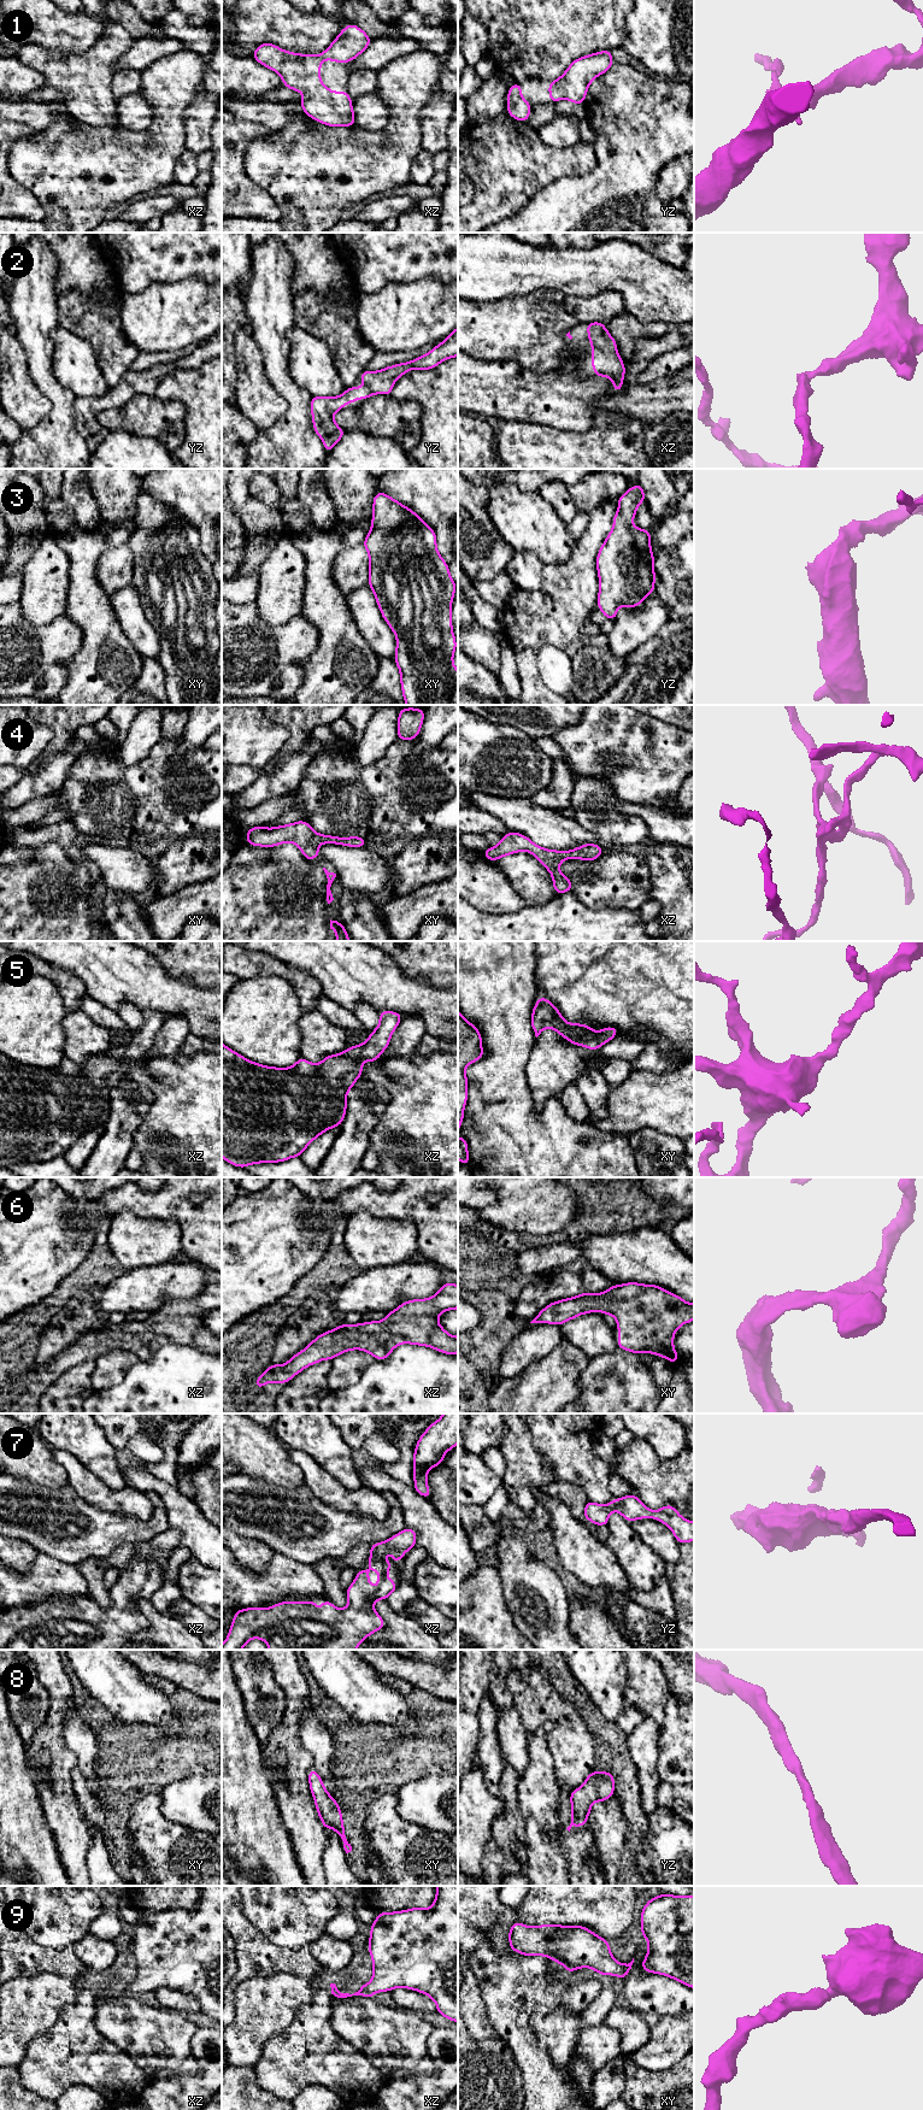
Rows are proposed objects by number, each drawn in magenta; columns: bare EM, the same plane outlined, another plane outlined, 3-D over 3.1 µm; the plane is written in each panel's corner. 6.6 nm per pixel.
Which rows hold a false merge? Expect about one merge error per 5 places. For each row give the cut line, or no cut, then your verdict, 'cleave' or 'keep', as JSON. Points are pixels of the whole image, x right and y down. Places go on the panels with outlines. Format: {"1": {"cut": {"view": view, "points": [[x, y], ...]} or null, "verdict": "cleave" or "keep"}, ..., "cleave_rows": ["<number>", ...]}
{"1": {"cut": null, "verdict": "keep"}, "2": {"cut": null, "verdict": "keep"}, "3": {"cut": null, "verdict": "keep"}, "4": {"cut": null, "verdict": "keep"}, "5": {"cut": null, "verdict": "keep"}, "6": {"cut": null, "verdict": "keep"}, "7": {"cut": null, "verdict": "keep"}, "8": {"cut": null, "verdict": "keep"}, "9": {"cut": null, "verdict": "keep"}, "cleave_rows": []}

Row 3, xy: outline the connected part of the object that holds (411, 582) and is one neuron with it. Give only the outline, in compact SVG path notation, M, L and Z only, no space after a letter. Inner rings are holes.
M383 492L374 500L372 527L363 545L369 553L369 586L382 617L396 636L394 660L400 671L402 697L406 705L458 705L458 670L453 664L457 641L452 629L452 601L457 584L447 563L437 552L435 531L410 507Z

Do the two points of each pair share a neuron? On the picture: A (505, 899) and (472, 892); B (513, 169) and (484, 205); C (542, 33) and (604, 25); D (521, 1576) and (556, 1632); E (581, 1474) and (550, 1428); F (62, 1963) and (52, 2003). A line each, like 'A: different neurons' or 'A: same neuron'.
A: same neuron
B: same neuron
C: same neuron
D: same neuron
E: same neuron
F: different neurons

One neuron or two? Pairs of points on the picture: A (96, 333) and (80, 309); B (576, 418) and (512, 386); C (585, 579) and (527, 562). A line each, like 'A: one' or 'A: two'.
A: one
B: one
C: two

